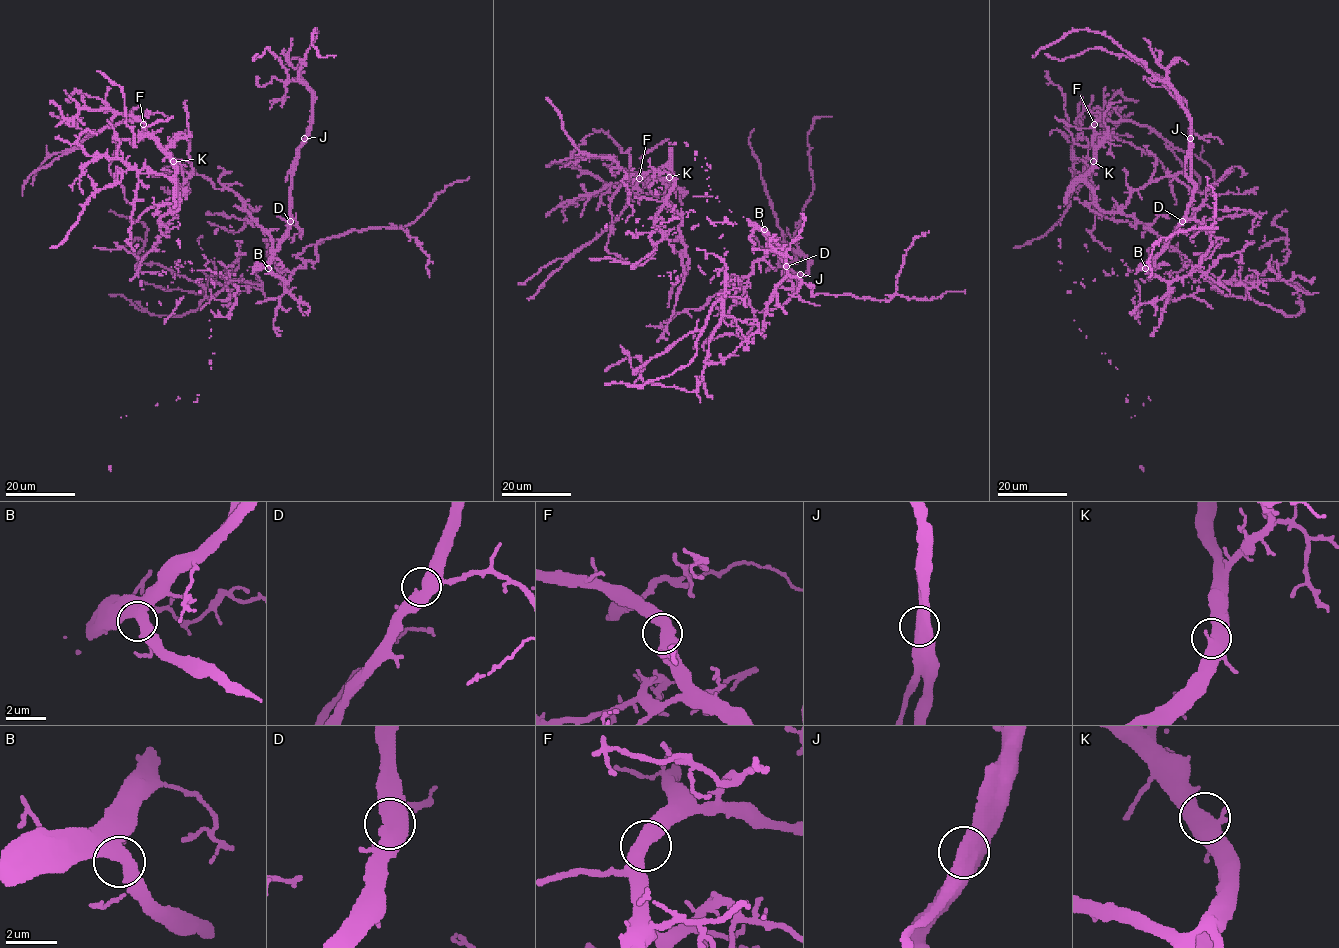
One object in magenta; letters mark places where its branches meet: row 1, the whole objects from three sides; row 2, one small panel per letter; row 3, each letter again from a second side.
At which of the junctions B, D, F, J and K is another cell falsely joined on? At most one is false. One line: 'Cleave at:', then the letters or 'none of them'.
Cleave at: J

